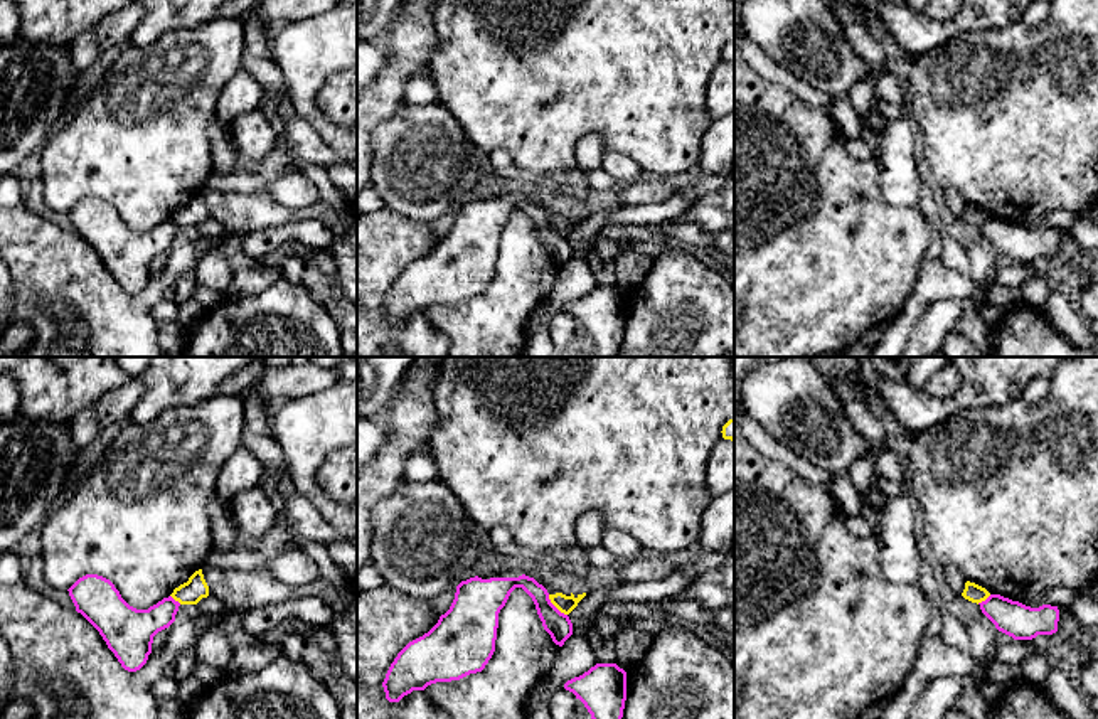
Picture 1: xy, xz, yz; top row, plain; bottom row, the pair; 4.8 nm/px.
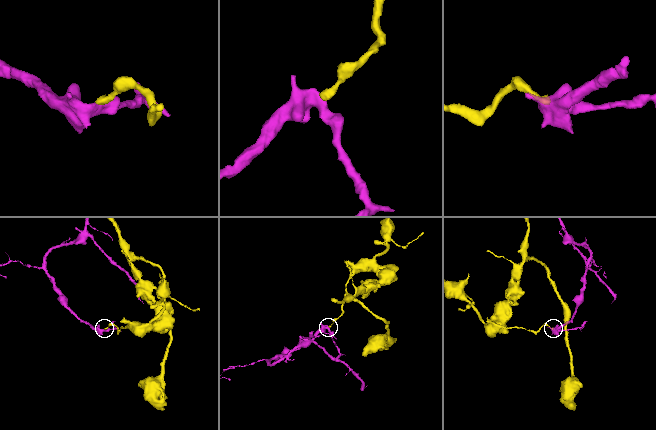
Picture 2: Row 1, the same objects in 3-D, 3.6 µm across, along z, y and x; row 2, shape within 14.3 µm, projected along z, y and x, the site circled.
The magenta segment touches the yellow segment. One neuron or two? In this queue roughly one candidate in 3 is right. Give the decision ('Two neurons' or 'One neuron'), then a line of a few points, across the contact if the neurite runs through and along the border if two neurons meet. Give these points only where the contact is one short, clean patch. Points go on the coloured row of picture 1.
Two neurons. Line: xz (548, 595), (566, 615)

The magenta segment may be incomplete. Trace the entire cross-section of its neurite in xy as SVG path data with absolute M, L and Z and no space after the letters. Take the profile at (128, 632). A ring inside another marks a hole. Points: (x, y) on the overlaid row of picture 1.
M98 574L79 578L67 591L76 611L99 631L128 672L147 663L153 636L175 621L180 606L168 596L148 610L136 610L121 598L109 579Z

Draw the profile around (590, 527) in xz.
M601 510L584 512L576 524L576 539L581 547L601 547L605 522Z

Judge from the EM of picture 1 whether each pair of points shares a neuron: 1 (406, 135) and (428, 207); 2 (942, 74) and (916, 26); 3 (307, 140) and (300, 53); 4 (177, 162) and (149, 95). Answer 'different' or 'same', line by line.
1: same
2: different
3: different
4: same

